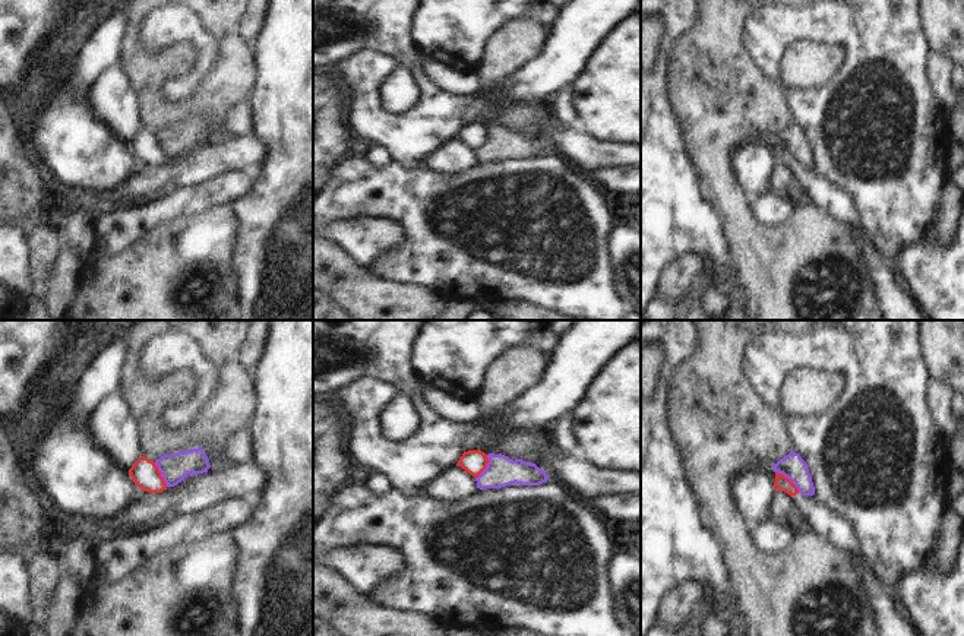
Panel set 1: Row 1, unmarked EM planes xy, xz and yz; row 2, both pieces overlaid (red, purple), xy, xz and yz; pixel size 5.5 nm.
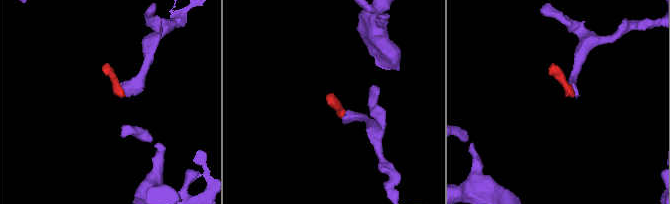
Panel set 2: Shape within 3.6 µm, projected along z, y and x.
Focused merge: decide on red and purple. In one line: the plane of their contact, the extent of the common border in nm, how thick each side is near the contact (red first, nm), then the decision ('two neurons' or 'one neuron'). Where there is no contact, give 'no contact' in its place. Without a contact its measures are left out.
meets red in yz; contact 180 nm long; 80 nm thick on the red side, 140 nm on the other; two neurons

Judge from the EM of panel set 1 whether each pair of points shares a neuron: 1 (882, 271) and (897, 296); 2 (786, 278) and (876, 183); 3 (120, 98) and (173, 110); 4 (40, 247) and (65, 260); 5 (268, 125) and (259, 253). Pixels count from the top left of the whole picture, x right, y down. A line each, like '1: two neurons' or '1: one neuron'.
1: one neuron
2: two neurons
3: two neurons
4: two neurons
5: one neuron

